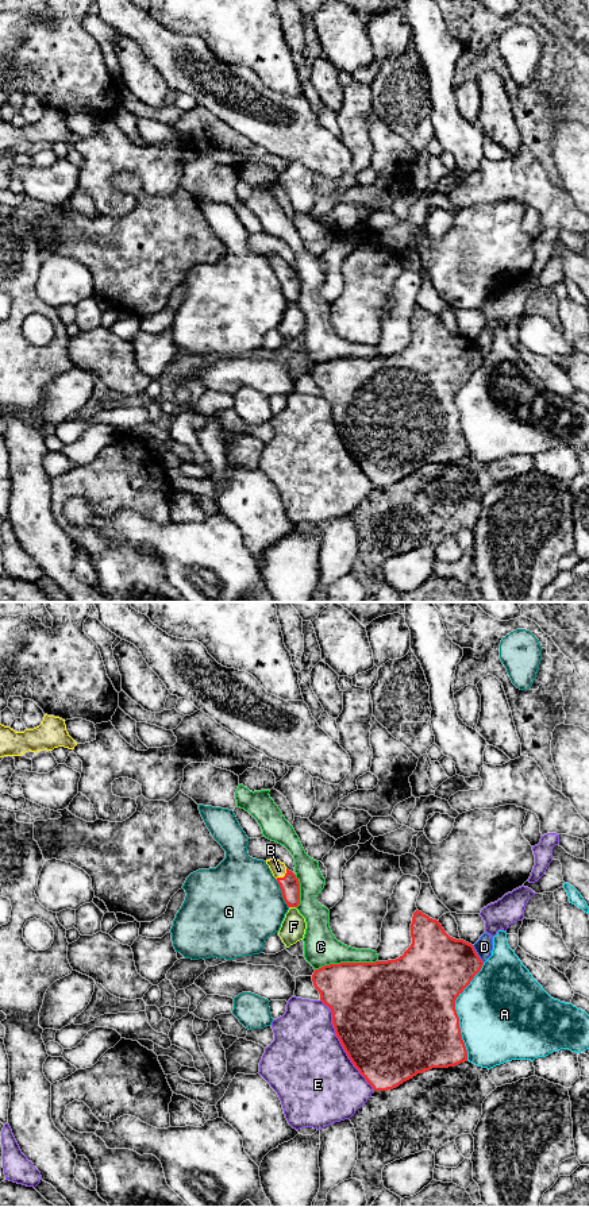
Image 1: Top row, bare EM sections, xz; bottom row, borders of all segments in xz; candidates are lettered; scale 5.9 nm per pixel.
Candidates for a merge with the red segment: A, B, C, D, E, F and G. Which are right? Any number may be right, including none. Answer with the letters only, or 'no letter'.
B

